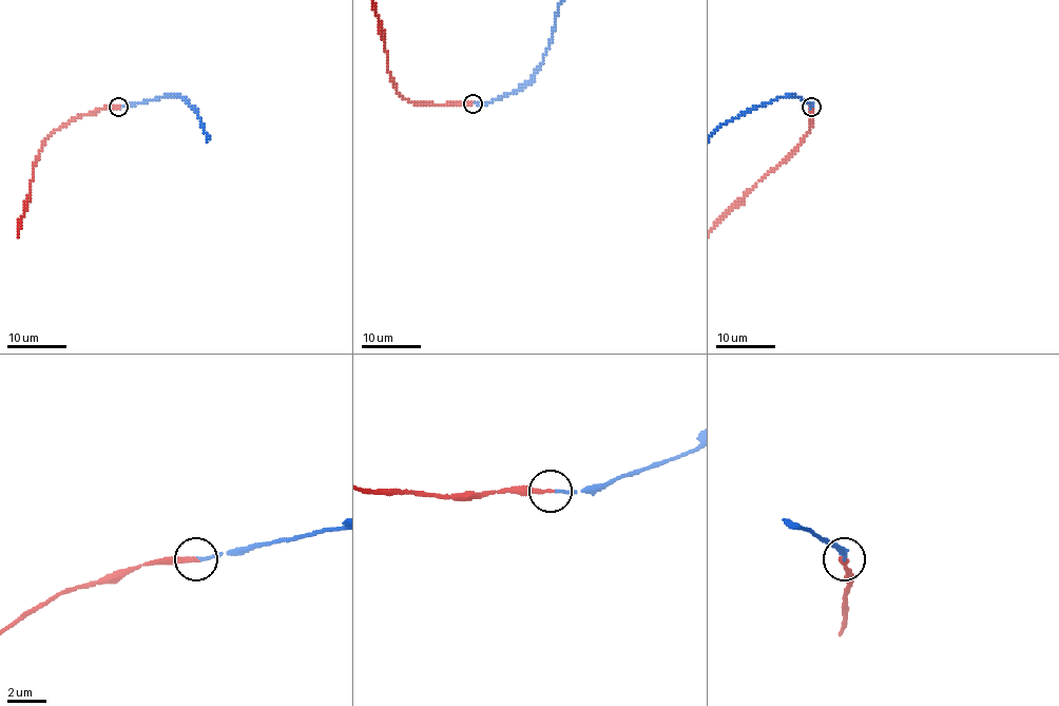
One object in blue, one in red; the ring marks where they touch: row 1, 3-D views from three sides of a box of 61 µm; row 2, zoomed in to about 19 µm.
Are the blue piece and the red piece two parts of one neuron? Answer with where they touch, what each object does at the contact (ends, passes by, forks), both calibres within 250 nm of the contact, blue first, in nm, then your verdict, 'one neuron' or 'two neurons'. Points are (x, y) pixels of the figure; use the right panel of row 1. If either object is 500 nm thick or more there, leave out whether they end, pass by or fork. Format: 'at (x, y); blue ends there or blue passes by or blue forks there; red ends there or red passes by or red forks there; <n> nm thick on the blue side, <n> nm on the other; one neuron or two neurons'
at (811, 107); blue ends there; red ends there; 160 nm thick on the blue side, 240 nm on the other; one neuron

